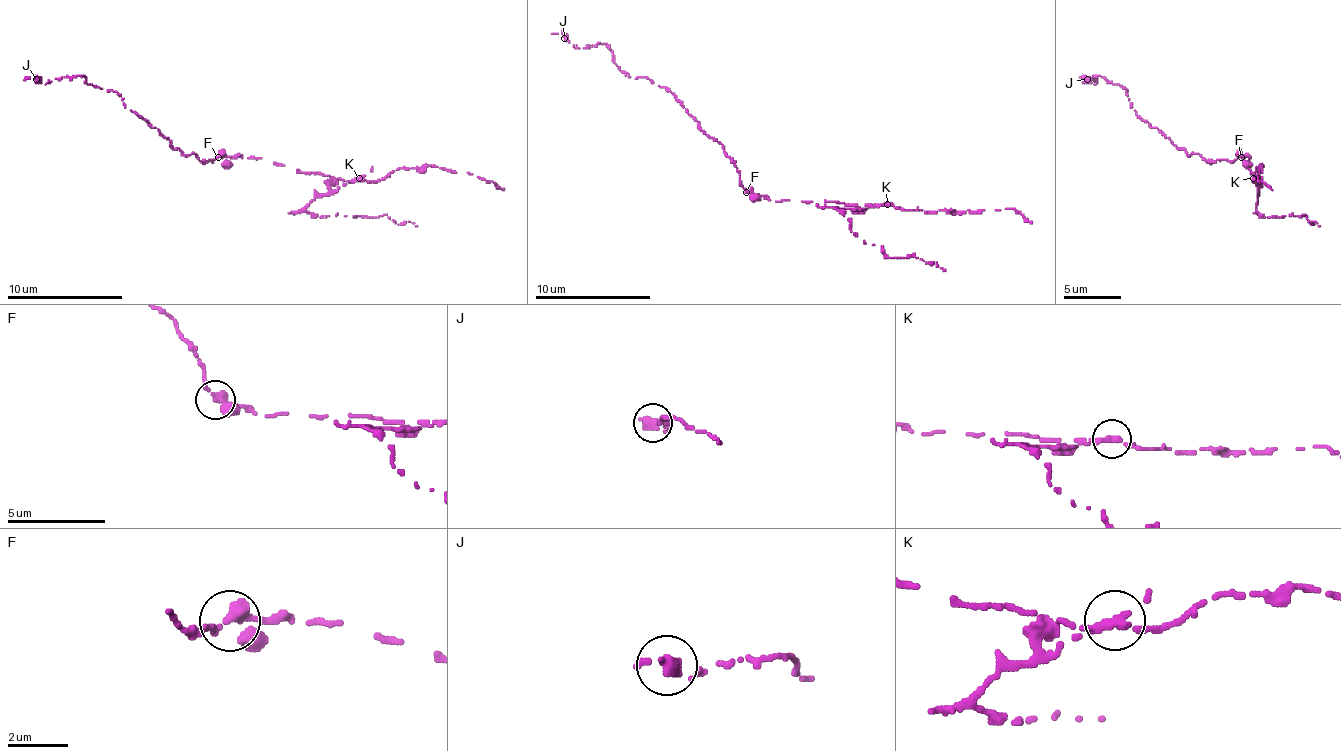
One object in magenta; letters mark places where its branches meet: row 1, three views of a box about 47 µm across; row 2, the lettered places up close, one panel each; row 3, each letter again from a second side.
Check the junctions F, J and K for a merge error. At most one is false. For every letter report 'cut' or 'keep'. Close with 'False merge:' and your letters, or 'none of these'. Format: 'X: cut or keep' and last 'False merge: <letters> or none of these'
F: keep
J: keep
K: cut
False merge: K

